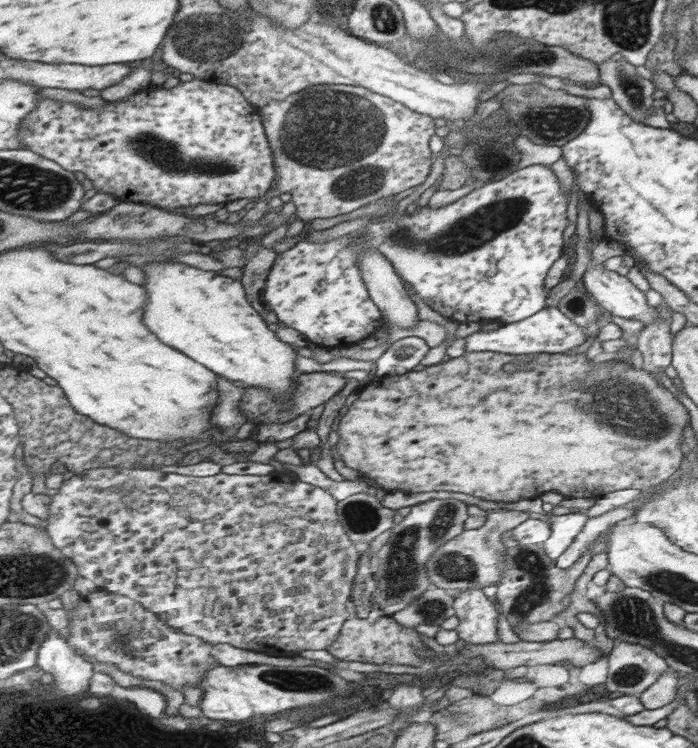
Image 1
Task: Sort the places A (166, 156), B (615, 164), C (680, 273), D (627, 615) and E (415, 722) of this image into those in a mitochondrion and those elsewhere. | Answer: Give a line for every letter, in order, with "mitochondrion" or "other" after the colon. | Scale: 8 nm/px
A: mitochondrion
B: other
C: other
D: mitochondrion
E: other

